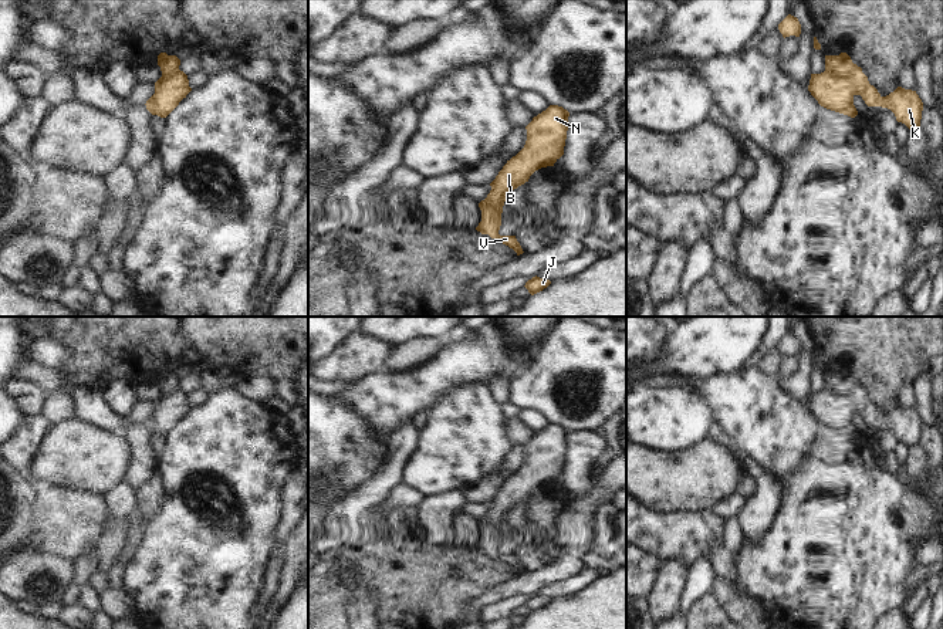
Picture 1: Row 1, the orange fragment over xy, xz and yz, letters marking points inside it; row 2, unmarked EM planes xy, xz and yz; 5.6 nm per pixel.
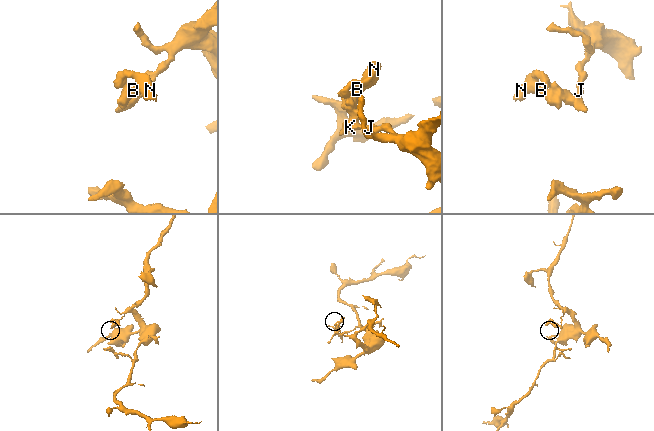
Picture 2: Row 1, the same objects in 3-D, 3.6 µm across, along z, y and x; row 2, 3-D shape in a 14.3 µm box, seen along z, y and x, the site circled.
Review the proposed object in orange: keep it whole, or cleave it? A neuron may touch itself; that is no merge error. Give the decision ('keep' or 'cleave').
cleave

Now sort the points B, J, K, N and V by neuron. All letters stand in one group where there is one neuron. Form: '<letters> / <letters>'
B N / J K V

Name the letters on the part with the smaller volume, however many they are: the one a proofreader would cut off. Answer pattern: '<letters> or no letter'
B, N.

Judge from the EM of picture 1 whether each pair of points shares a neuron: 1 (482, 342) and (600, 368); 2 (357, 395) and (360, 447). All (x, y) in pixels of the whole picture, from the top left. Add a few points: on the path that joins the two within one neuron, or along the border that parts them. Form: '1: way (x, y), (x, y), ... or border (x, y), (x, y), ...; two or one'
1: border (540, 349), (527, 371); two
2: border (334, 396), (352, 408), (378, 440); two

